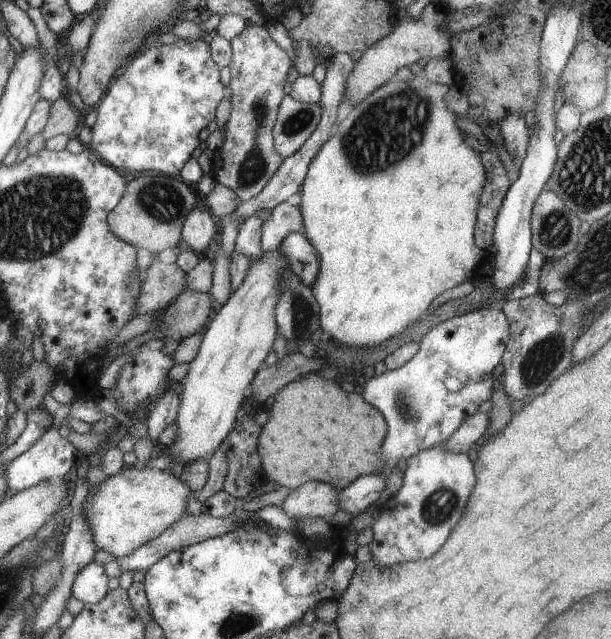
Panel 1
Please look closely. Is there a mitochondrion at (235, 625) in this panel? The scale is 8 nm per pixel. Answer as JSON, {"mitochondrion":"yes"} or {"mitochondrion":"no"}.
{"mitochondrion":"yes"}

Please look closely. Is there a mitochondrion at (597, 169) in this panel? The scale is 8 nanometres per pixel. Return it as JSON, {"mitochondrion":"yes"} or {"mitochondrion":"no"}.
{"mitochondrion":"yes"}

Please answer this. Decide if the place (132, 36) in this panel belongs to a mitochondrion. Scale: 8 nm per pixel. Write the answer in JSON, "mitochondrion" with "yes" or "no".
{"mitochondrion":"yes"}

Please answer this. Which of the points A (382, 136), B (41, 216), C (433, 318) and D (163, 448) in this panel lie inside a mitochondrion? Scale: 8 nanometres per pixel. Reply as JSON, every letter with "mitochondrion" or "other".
{"A":"mitochondrion","B":"mitochondrion","C":"other","D":"other"}

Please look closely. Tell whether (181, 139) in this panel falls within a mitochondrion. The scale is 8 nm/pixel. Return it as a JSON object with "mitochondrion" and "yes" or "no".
{"mitochondrion":"no"}

